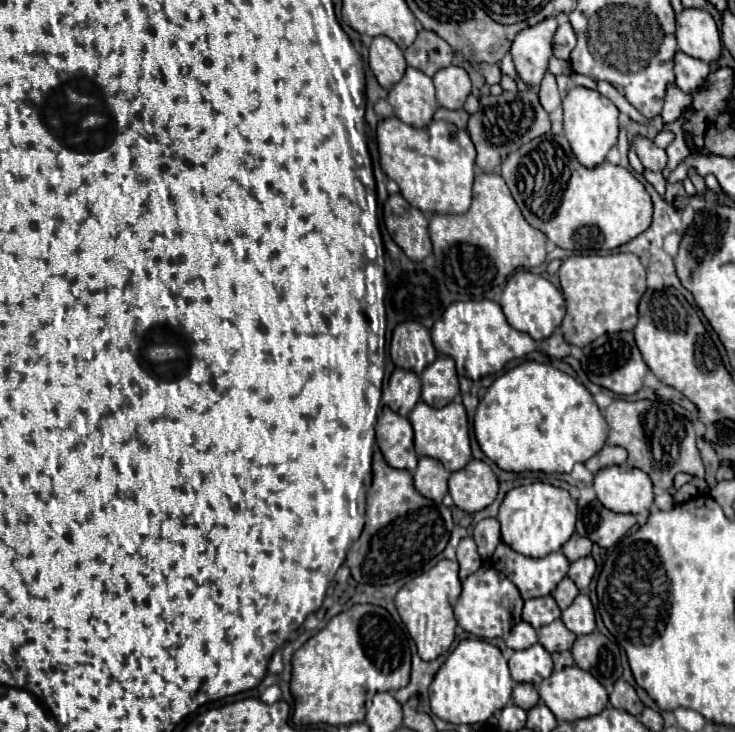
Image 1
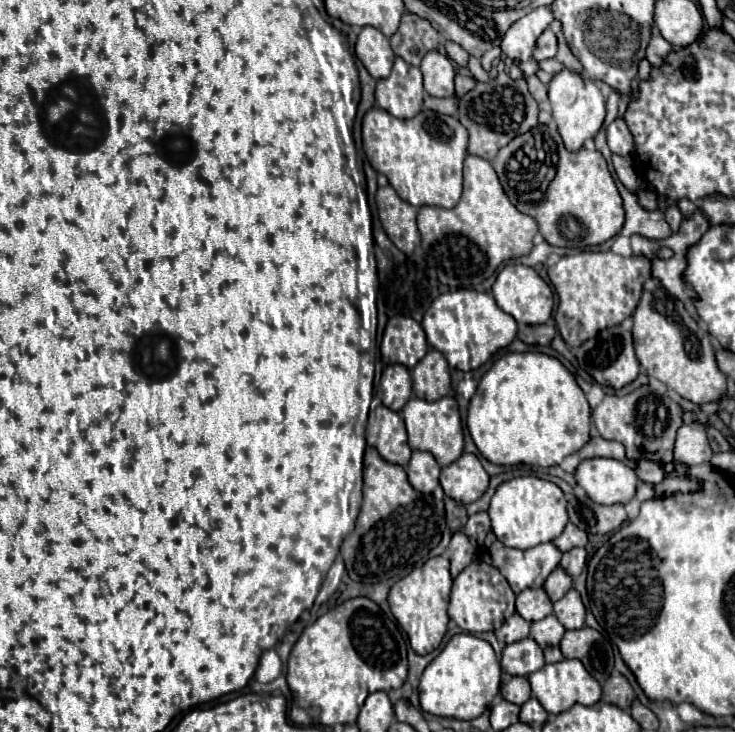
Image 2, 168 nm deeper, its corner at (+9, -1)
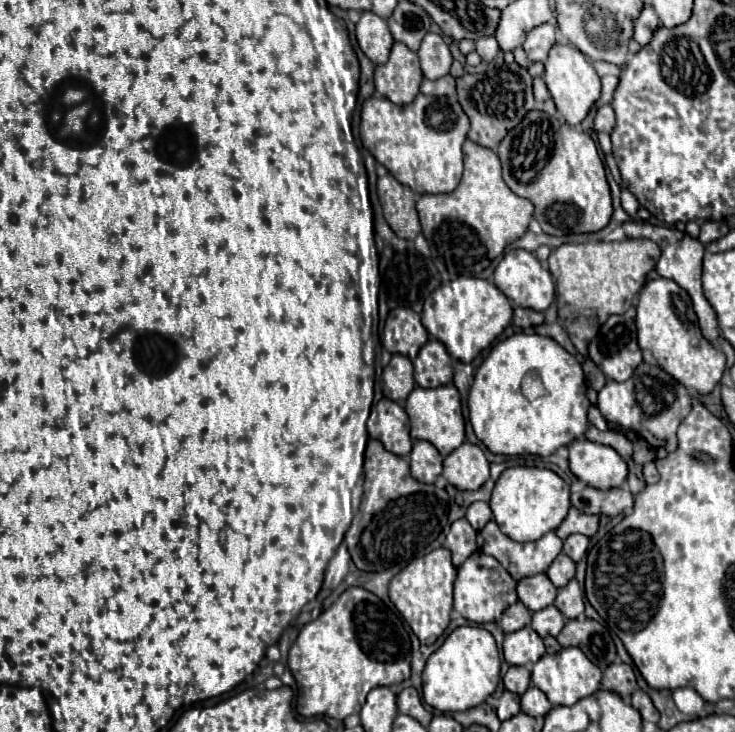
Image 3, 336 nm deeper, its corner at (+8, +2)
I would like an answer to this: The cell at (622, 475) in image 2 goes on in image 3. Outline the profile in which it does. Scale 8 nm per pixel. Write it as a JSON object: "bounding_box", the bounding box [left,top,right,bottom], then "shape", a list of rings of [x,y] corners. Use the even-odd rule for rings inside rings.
{"bounding_box":[567,440,627,490],"shape":[[[573,440],[567,450],[571,472],[585,484],[609,490],[625,482],[627,464],[611,446],[589,440]]]}

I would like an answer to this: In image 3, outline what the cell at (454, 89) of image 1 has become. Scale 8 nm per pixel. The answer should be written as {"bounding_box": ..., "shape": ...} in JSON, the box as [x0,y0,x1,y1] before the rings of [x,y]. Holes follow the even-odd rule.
{"bounding_box":[419,32,453,80],"shape":[[[427,32],[419,50],[419,62],[423,76],[429,80],[437,80],[445,74],[449,74],[449,66],[453,62],[453,56],[449,52],[449,46],[443,42],[443,38],[435,32]]]}

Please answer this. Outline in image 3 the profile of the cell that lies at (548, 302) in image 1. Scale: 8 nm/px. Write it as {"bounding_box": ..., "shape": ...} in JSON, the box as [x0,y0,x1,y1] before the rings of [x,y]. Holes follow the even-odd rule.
{"bounding_box":[495,250,555,312],"shape":[[[509,250],[503,260],[499,262],[499,266],[495,268],[495,286],[509,298],[513,300],[517,306],[523,308],[533,308],[537,312],[543,312],[549,308],[549,304],[555,298],[555,282],[551,272],[535,258],[535,254],[527,252],[527,250]]]}

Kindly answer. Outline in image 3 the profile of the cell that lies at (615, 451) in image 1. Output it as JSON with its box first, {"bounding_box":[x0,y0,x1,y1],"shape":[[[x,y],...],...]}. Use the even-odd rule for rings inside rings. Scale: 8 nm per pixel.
{"bounding_box":[585,426,633,460],"shape":[[[591,426],[585,436],[587,436],[589,440],[593,440],[593,442],[607,444],[607,446],[615,448],[625,460],[631,458],[631,454],[633,454],[633,444],[629,442],[629,438],[623,436],[623,434],[619,434],[619,432],[615,432],[615,430],[605,430],[605,432],[601,432],[601,430],[597,430],[595,426]]]}

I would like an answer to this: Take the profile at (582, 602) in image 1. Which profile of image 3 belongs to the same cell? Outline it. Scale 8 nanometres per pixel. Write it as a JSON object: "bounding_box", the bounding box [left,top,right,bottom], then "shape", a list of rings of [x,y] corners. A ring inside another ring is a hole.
{"bounding_box":[555,578,585,618],"shape":[[[575,578],[567,586],[559,588],[557,598],[555,598],[555,606],[561,610],[561,614],[565,618],[581,618],[583,616],[583,610],[585,610],[583,594],[581,594],[581,588]]]}

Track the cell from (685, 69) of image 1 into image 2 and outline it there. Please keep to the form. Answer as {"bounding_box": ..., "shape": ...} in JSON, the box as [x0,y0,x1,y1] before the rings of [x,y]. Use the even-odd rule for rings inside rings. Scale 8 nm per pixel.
{"bounding_box":[646,31,672,69],"shape":[[[654,31],[648,51],[646,51],[646,59],[656,69],[656,65],[660,65],[660,61],[664,61],[664,53],[672,53],[672,45],[658,31]]]}

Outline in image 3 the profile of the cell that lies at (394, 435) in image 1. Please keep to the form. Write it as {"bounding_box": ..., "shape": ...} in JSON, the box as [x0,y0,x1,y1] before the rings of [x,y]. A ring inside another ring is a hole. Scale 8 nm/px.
{"bounding_box":[367,398,413,456],"shape":[[[383,398],[372,405],[367,420],[368,435],[372,439],[381,440],[385,450],[397,456],[407,456],[413,446],[409,428],[409,416],[397,402]]]}

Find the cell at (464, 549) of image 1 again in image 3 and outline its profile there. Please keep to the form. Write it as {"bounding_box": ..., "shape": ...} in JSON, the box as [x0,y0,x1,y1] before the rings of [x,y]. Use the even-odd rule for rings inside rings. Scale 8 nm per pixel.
{"bounding_box":[445,518,477,568],"shape":[[[465,518],[455,520],[451,524],[451,530],[449,530],[447,540],[445,540],[445,546],[453,554],[453,566],[455,568],[459,568],[477,550],[475,536],[477,536],[477,532],[473,530],[473,526],[469,526],[469,522]]]}

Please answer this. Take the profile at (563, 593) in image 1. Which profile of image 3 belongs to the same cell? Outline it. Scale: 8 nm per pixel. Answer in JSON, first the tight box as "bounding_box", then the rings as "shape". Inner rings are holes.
{"bounding_box":[547,552,575,588],"shape":[[[561,552],[561,554],[553,560],[553,564],[549,566],[547,576],[551,578],[551,582],[553,582],[557,588],[561,588],[561,586],[565,586],[565,584],[575,576],[575,562],[573,562],[567,554]]]}

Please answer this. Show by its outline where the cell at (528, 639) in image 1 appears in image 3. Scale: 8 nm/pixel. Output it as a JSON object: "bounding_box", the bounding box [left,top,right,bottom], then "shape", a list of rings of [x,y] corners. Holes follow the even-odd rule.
{"bounding_box":[499,602,533,634],"shape":[[[515,602],[513,606],[509,606],[505,610],[505,614],[499,620],[499,626],[503,628],[505,634],[509,634],[509,632],[521,630],[523,626],[531,624],[531,616],[533,616],[533,612],[529,608],[525,608],[521,602]]]}

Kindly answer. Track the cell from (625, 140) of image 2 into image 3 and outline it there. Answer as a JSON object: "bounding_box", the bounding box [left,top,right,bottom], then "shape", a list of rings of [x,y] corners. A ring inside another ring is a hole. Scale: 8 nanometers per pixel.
{"bounding_box":[595,104,615,132],"shape":[[[603,104],[601,108],[597,108],[595,112],[595,126],[597,126],[597,132],[611,132],[613,126],[615,126],[615,114],[613,114],[613,108],[609,104]]]}

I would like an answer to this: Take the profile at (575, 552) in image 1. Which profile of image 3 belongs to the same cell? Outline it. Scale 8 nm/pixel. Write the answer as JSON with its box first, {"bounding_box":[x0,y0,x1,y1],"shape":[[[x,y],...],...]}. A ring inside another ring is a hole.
{"bounding_box":[557,508,599,538],"shape":[[[571,508],[567,518],[557,528],[559,538],[567,538],[569,534],[585,534],[593,536],[599,528],[599,516],[597,514],[581,514],[577,508]]]}

